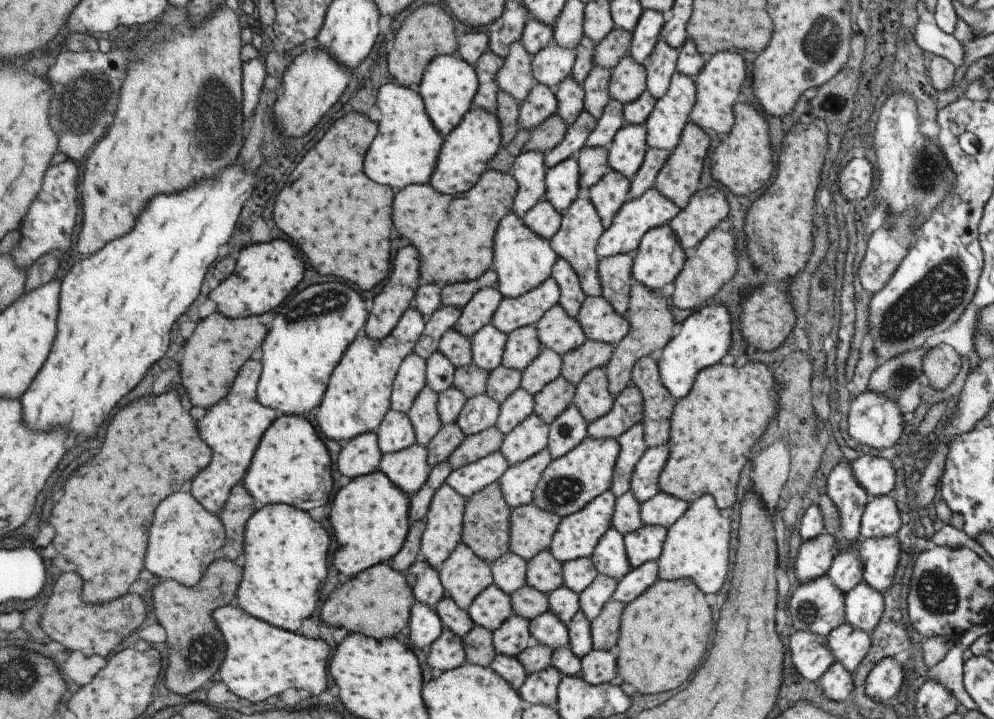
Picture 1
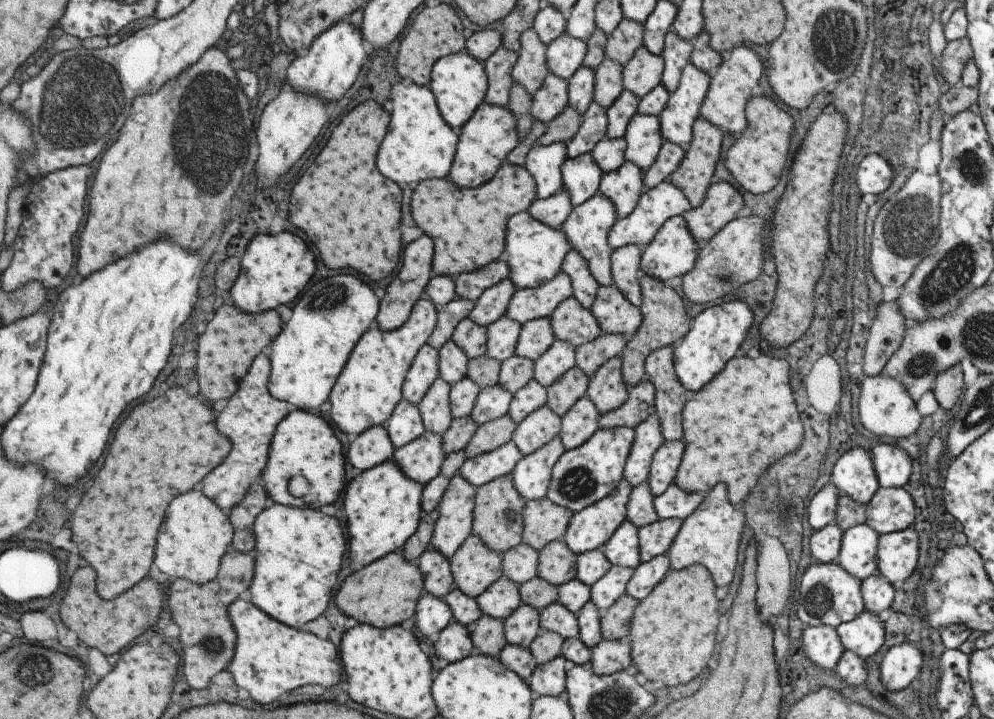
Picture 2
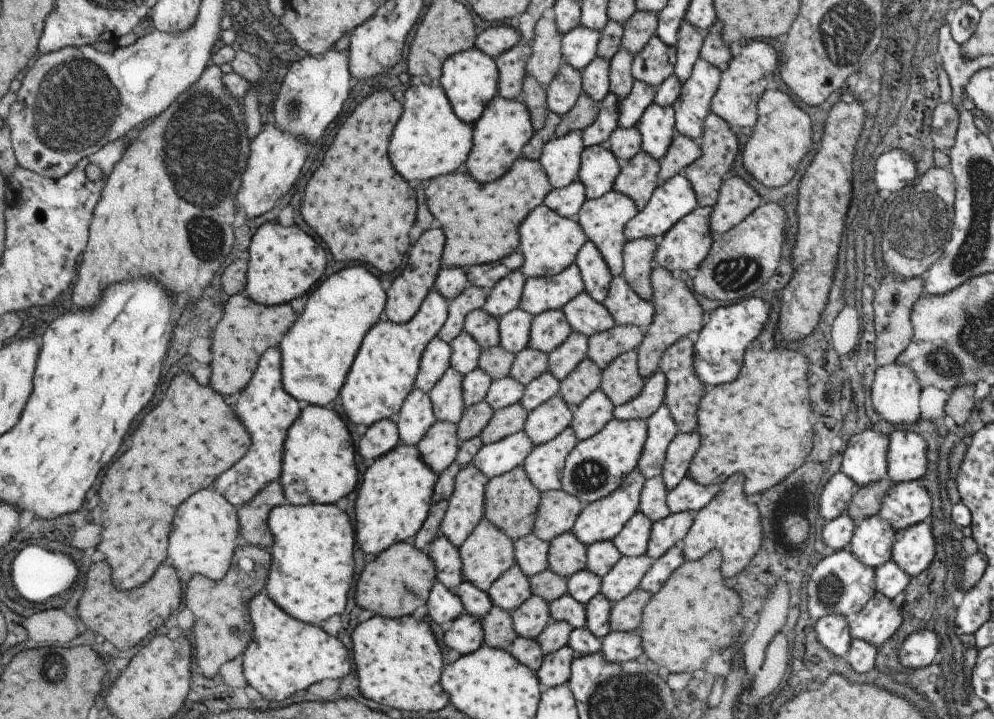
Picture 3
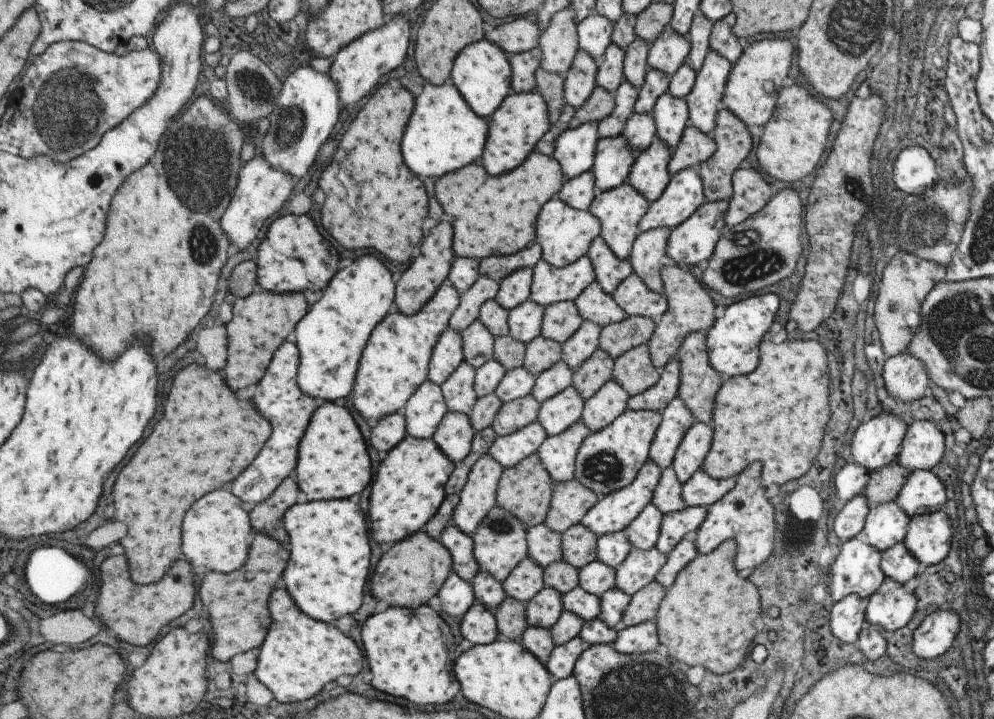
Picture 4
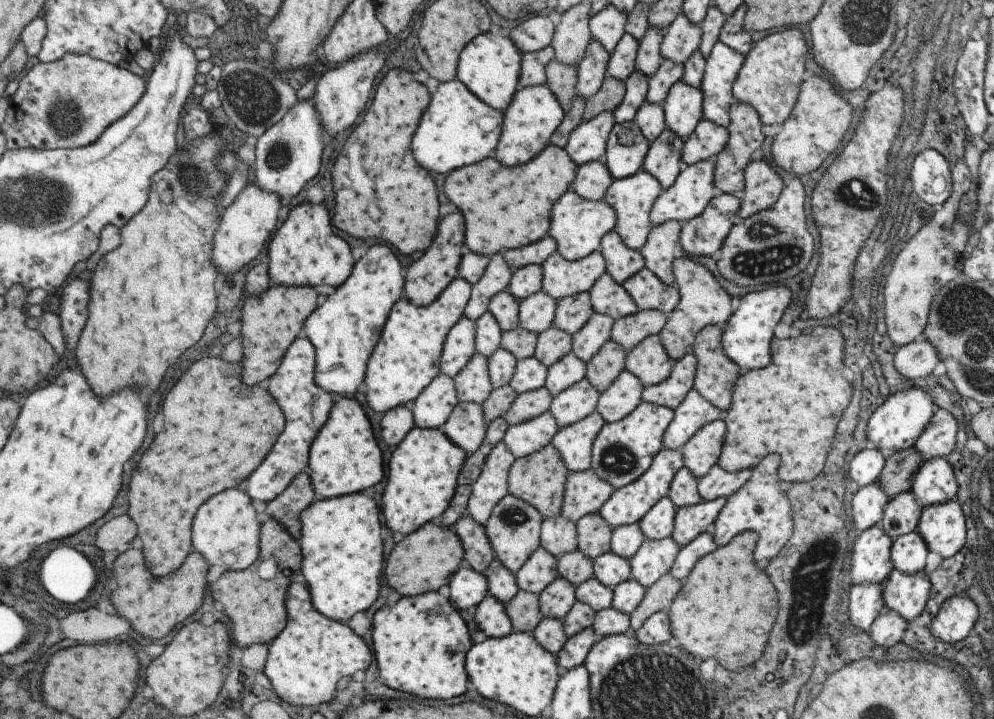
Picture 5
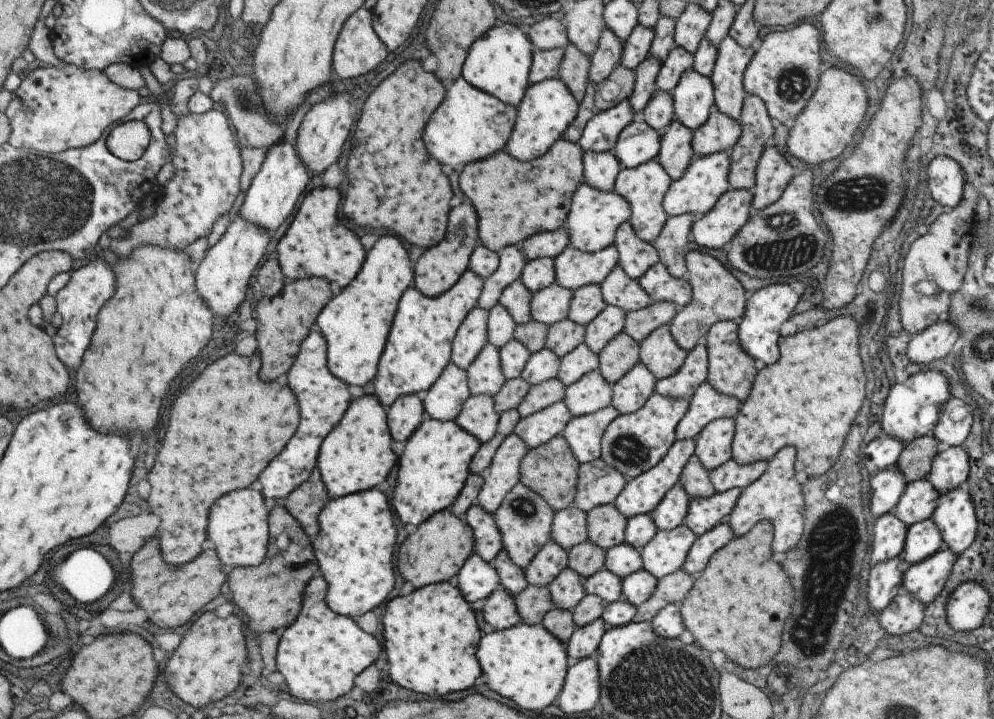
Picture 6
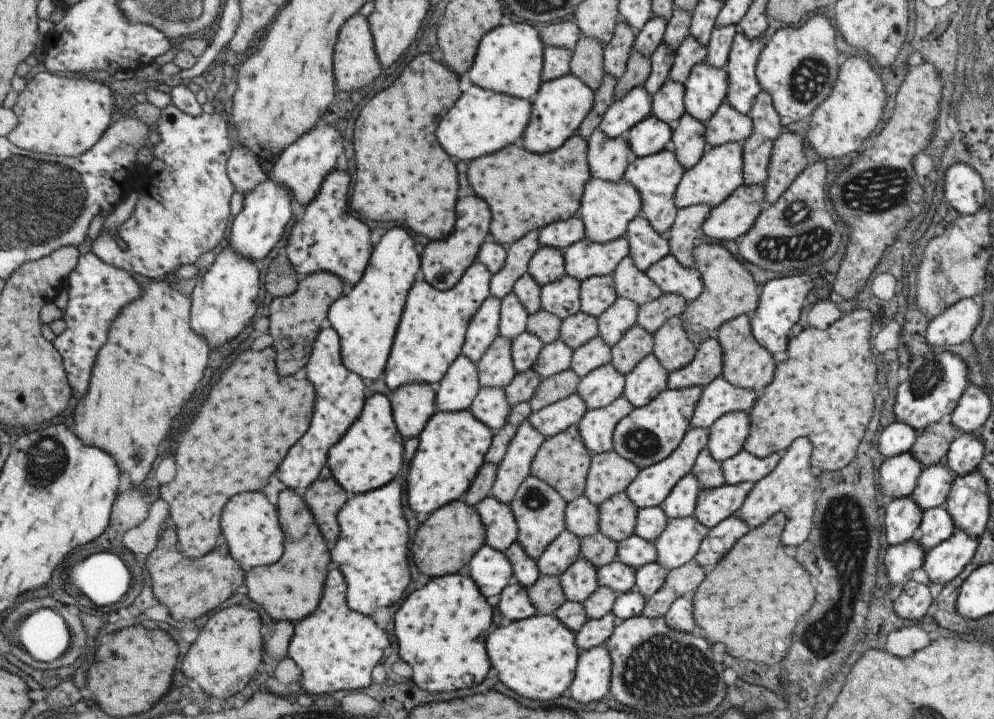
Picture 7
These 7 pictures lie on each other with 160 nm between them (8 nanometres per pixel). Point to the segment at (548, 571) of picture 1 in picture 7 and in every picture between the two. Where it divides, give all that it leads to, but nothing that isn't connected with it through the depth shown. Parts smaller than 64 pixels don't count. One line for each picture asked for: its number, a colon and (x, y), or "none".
2: (556, 564)
3: (566, 555)
4: (577, 544)
5: (593, 535)
6: (605, 525)
7: (616, 515)

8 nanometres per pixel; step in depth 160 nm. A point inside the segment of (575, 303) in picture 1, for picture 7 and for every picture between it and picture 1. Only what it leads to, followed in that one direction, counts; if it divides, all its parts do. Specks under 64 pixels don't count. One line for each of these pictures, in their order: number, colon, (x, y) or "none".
2: (584, 286)
3: (596, 275)
4: (608, 271)
5: (621, 262)
6: (634, 256)
7: (645, 246)

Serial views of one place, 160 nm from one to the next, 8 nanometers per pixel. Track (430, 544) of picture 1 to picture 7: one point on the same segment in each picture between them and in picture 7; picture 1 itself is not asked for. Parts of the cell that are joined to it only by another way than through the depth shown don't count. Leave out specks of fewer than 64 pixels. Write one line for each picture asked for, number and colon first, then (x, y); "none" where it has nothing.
2: (453, 524)
3: (465, 505)
4: (477, 497)
5: (487, 489)
6: (502, 474)
7: (513, 468)

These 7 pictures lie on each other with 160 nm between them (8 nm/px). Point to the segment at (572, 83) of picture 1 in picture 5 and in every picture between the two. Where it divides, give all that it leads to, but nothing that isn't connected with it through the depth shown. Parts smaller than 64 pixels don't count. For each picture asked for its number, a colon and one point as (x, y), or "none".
2: (580, 84)
3: (594, 77)
4: (608, 75)
5: (620, 64)

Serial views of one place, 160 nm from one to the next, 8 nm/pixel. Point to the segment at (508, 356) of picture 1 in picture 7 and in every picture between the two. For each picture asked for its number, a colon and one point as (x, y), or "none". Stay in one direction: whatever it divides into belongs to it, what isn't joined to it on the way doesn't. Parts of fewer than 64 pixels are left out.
2: (535, 337)
3: (549, 328)
4: (560, 320)
5: (571, 313)
6: (586, 302)
7: (596, 293)

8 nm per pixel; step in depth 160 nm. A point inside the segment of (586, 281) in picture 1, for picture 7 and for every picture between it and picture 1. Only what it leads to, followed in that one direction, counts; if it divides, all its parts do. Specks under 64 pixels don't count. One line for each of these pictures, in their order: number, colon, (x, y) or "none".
2: (586, 228)
3: (602, 220)
4: (618, 210)
5: (631, 197)
6: (643, 186)
7: (655, 176)

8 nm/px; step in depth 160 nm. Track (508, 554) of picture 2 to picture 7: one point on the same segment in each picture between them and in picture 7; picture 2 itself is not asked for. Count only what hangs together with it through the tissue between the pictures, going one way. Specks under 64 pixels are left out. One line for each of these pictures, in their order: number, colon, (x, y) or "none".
3: (530, 554)
4: (543, 547)
5: (557, 535)
6: (568, 525)
7: (580, 516)

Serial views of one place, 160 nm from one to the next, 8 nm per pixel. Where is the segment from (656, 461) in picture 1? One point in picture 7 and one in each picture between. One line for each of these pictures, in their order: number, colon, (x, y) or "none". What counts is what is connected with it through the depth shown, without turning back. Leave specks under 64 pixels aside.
2: (665, 460)
3: (680, 450)
4: (690, 452)
5: (701, 451)
6: (712, 445)
7: (728, 432)

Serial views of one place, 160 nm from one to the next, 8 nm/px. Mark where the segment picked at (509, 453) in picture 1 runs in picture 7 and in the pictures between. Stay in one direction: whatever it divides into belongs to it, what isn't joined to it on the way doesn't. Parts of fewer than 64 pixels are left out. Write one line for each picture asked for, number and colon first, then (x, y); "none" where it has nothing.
2: (538, 427)
3: (544, 422)
4: (556, 414)
5: (574, 403)
6: (591, 392)
7: (598, 388)

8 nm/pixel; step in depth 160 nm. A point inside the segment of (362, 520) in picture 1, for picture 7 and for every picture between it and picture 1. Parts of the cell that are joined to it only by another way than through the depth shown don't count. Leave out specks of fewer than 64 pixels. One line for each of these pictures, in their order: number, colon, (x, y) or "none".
2: (382, 509)
3: (393, 499)
4: (406, 491)
5: (422, 471)
6: (432, 467)
7: (451, 447)

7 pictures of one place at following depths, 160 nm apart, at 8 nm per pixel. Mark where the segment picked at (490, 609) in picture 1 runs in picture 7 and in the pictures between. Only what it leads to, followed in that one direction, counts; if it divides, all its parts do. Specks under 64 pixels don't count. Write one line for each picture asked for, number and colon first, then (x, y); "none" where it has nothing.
2: (501, 598)
3: (511, 588)
4: (524, 581)
5: (539, 569)
6: (551, 559)
7: (563, 550)

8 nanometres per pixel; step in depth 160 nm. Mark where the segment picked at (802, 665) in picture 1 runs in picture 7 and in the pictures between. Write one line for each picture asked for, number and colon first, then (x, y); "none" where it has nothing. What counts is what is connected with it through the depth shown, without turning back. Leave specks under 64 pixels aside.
2: (821, 645)
3: (832, 631)
4: (846, 618)
5: (865, 602)
6: (884, 580)
7: (900, 560)

